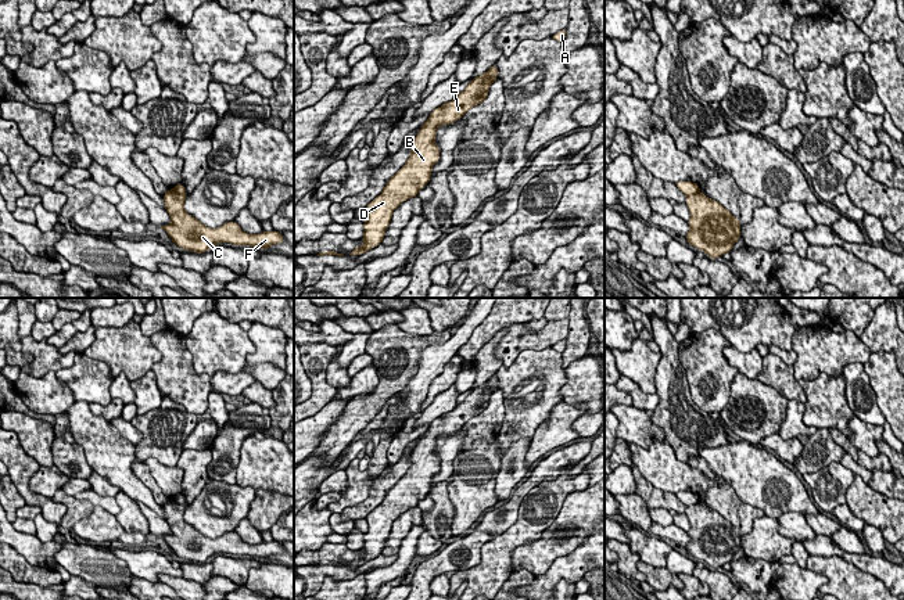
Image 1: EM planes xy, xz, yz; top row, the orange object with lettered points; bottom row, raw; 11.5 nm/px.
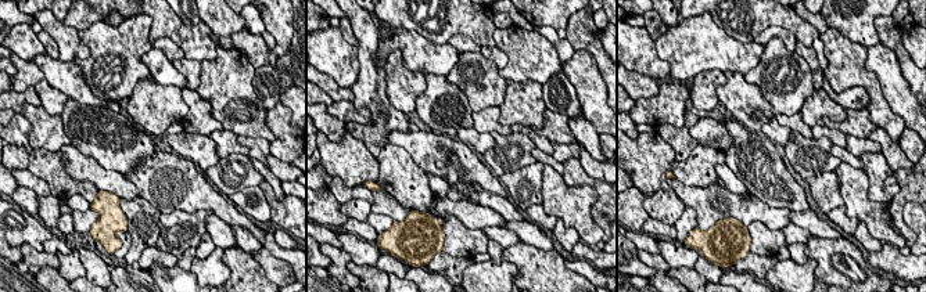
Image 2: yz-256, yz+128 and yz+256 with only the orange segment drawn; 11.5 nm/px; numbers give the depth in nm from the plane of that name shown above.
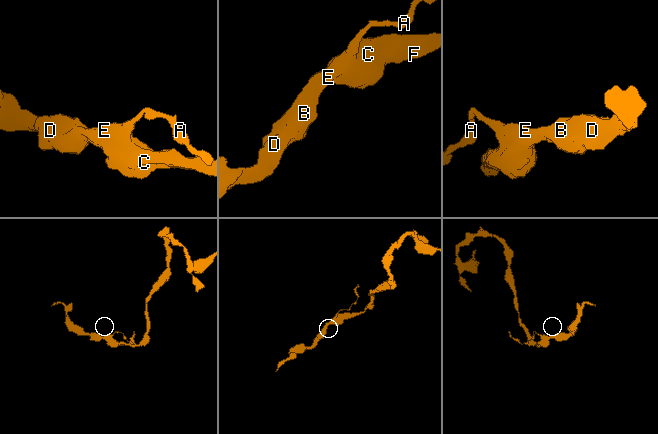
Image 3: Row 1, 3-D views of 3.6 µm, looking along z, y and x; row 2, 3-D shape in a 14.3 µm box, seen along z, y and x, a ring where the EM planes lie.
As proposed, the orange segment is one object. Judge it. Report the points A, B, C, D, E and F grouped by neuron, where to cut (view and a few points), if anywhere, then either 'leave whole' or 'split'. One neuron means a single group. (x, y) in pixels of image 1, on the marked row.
groups A / B C D E F; cut yz (699, 190), (687, 197); split

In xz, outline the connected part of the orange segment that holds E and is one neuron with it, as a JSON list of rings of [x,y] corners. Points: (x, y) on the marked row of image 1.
[[[488,72],[471,79],[466,89],[452,101],[435,108],[423,123],[410,145],[410,157],[405,165],[388,180],[381,194],[366,205],[369,215],[363,223],[362,247],[354,248],[349,255],[363,255],[381,244],[391,223],[392,212],[406,200],[417,197],[431,179],[431,170],[440,161],[440,147],[434,139],[437,127],[460,119],[470,108],[481,104],[491,85],[496,80]]]

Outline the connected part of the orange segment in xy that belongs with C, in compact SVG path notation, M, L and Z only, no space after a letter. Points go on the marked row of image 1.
M169 188L162 197L164 209L169 213L172 223L161 229L168 233L177 247L190 252L202 254L219 242L268 249L270 245L284 241L284 237L277 230L248 234L234 220L226 222L218 229L209 229L184 211L186 194L179 194Z

